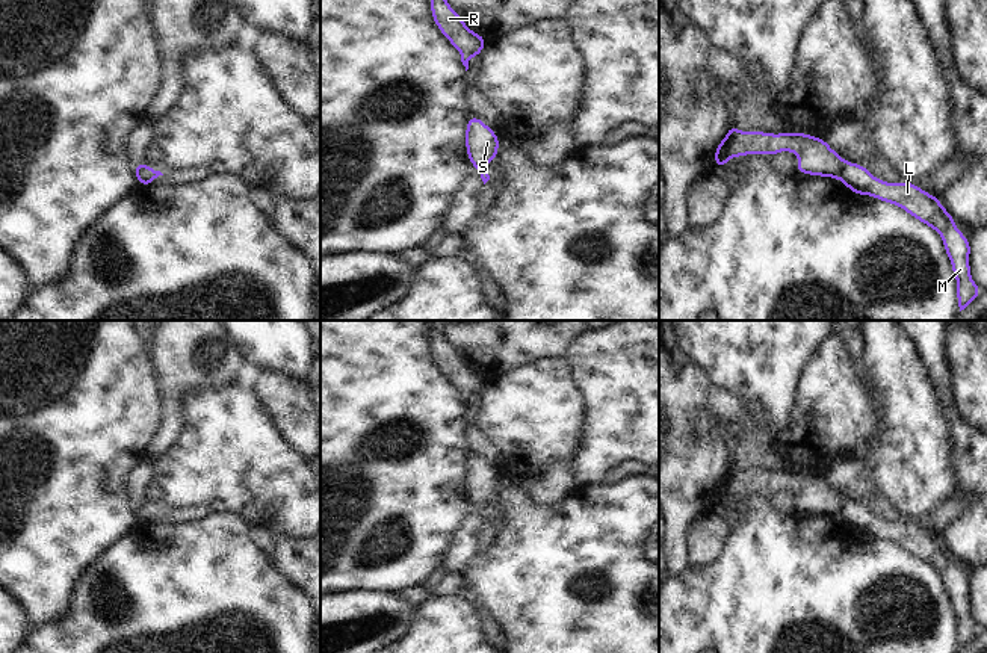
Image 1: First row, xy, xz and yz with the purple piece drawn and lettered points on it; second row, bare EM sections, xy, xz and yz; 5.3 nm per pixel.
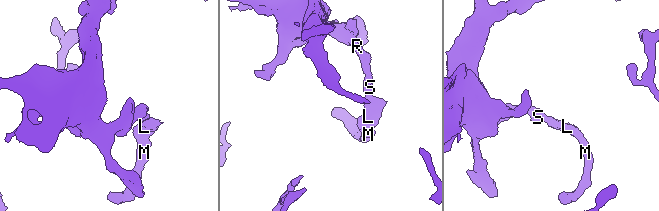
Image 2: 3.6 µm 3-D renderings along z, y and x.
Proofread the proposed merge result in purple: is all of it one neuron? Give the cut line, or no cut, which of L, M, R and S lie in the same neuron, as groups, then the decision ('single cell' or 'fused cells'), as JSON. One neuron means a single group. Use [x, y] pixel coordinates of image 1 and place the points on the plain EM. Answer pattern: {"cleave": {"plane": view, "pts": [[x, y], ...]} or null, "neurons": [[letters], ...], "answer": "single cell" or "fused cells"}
{"cleave": {"plane": "yz", "pts": [[847, 501], [838, 517]]}, "neurons": [["L", "M"], ["R", "S"]], "answer": "fused cells"}

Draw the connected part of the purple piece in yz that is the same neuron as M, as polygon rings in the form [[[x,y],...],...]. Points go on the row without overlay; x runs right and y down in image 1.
[[[846,500],[839,517],[856,534],[869,534],[880,540],[905,549],[919,561],[928,564],[942,574],[943,586],[951,599],[957,620],[957,642],[960,650],[975,639],[982,629],[970,614],[970,580],[955,565],[955,558],[942,544],[940,538],[914,521],[887,521],[874,515],[863,503]]]

